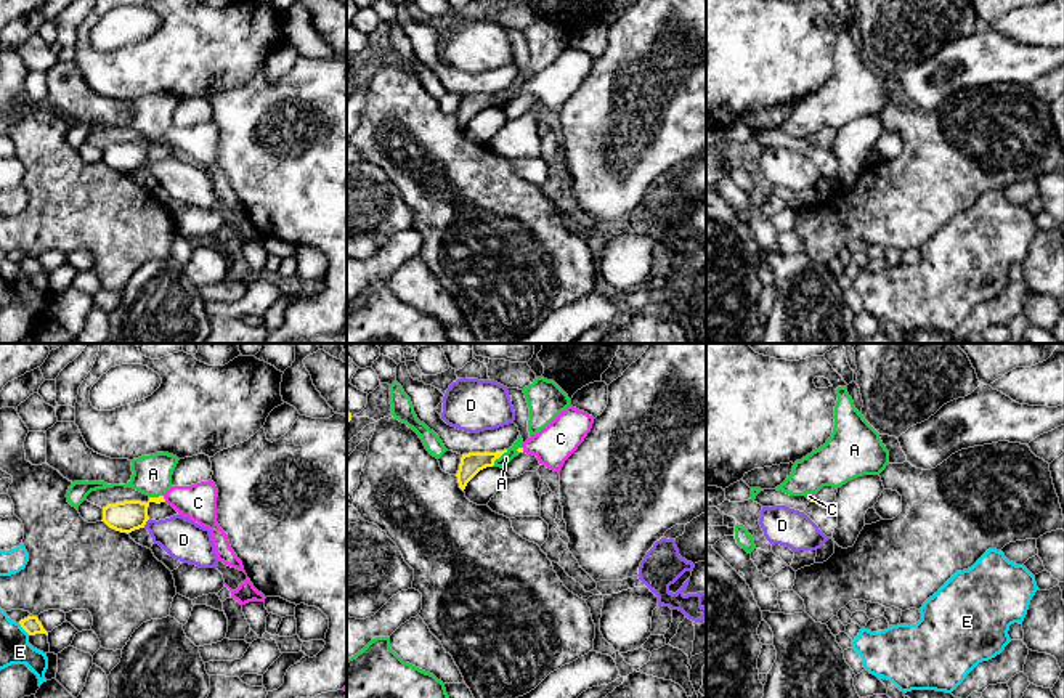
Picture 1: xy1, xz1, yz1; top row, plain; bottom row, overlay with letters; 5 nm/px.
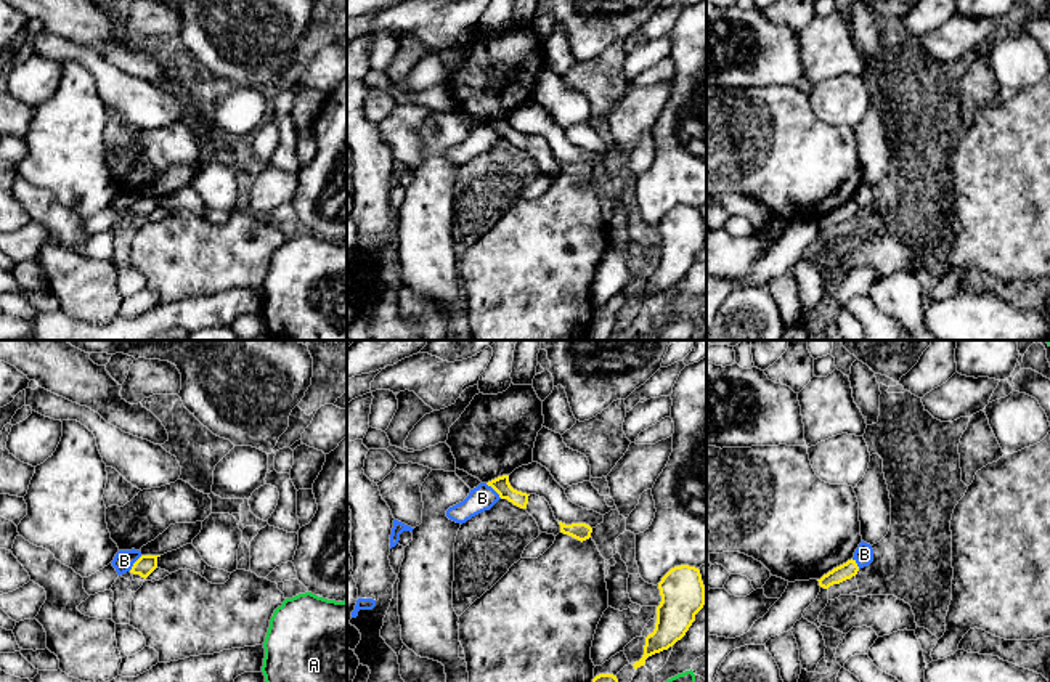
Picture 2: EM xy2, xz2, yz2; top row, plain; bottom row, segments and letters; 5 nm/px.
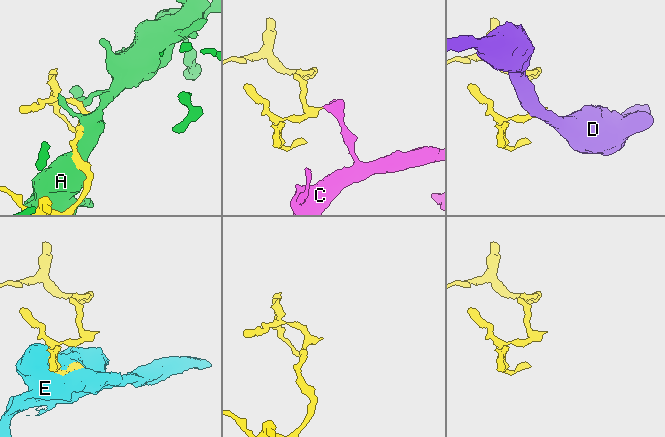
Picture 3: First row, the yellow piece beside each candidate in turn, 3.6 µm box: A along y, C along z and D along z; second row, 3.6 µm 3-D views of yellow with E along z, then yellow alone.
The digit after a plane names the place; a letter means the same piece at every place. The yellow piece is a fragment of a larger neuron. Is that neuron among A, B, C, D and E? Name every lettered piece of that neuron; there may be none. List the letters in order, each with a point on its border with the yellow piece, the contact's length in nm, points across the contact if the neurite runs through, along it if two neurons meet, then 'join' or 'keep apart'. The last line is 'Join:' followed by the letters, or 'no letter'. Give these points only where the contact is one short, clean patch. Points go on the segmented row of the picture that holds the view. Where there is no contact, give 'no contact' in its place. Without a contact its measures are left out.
A: xz1 (498, 458) | 120 nm | keep apart
B: xz2 (493, 488) | 120 nm | along xz2 (485, 483), (501, 498) | keep apart
C: xy1 (164, 499) | 40 nm | across xy1 (129, 515), (151, 499), (164, 499), (198, 503) | join
D: xy1 (145, 523) | 60 nm | along xy1 (150, 519), (143, 527) | keep apart
E: xy1 (24, 629) | 90 nm | keep apart
Join: C

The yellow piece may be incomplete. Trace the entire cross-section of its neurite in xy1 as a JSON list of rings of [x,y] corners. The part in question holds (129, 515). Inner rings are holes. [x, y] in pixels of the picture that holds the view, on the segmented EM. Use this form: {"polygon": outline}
{"polygon": [[[212,480],[191,486],[172,486],[164,496],[149,497],[148,502],[124,501],[103,507],[103,520],[109,528],[120,533],[132,533],[144,528],[148,507],[151,502],[167,502],[180,515],[209,528],[215,546],[215,554],[225,565],[244,571],[242,562],[229,546],[228,534],[217,523],[218,489]]]}

